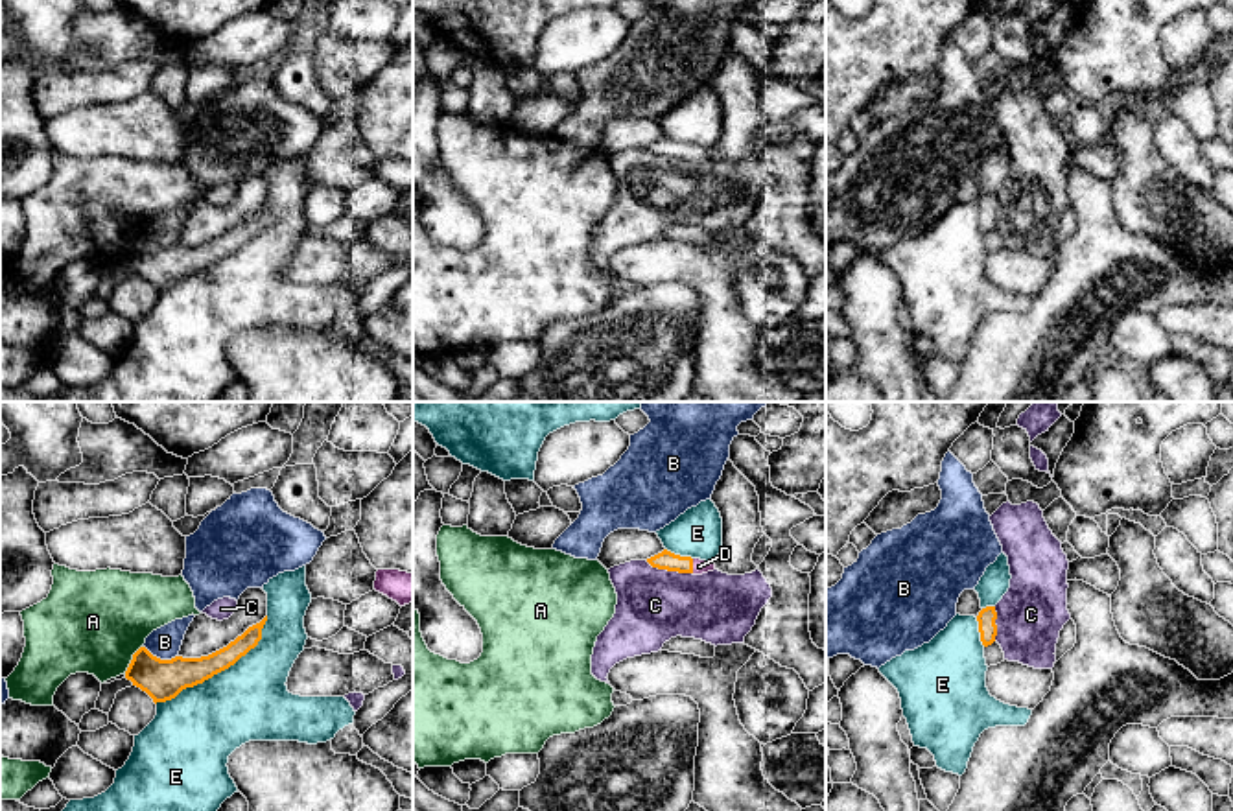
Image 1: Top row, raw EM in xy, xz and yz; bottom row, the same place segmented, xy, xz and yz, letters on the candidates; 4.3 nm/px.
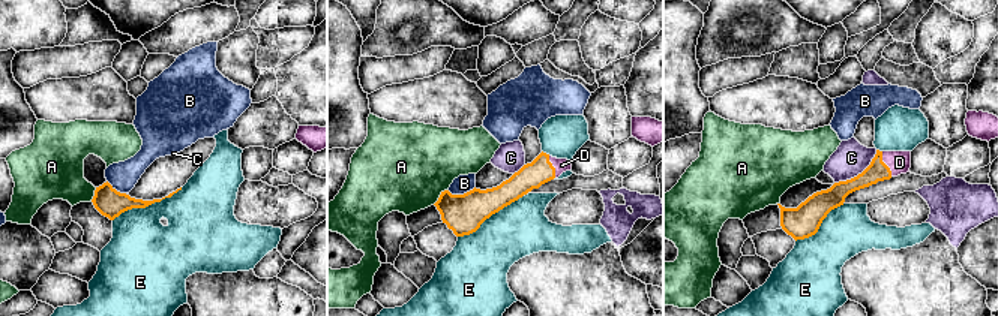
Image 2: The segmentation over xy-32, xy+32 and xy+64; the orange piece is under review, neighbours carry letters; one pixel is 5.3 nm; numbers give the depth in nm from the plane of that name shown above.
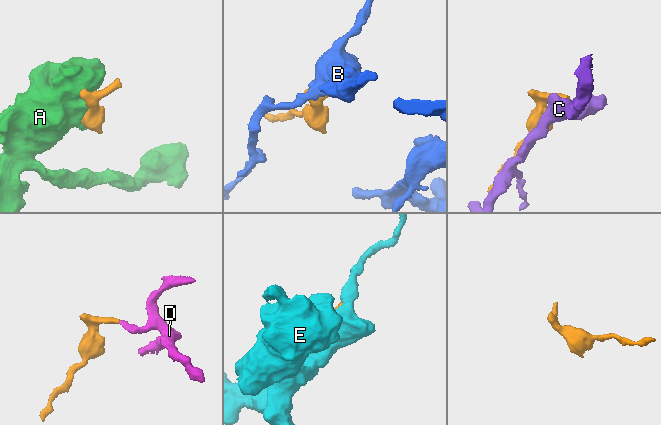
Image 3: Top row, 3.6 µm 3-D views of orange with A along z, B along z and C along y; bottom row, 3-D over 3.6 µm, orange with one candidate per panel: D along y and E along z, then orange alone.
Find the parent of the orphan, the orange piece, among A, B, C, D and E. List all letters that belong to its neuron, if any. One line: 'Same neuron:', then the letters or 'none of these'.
Same neuron: D

